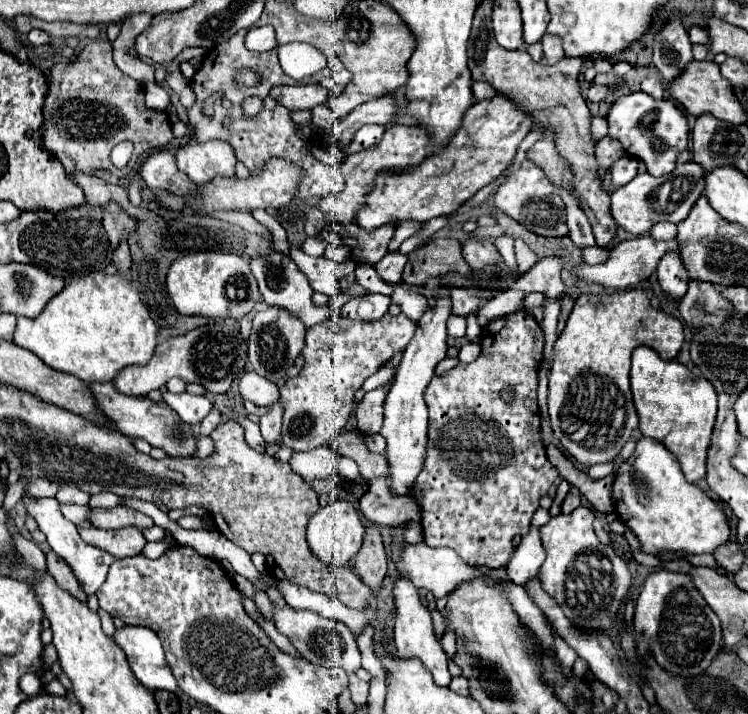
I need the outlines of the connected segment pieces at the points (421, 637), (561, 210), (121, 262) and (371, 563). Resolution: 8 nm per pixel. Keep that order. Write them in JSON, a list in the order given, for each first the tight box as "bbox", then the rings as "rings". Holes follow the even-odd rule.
[{"bbox":[393,574,451,686],"rings":[[[399,574],[399,580],[395,582],[393,588],[395,594],[395,608],[397,608],[397,622],[395,622],[395,646],[397,646],[397,656],[401,660],[405,658],[419,658],[421,664],[433,674],[435,684],[439,686],[449,686],[451,674],[447,670],[447,654],[443,652],[441,644],[433,636],[433,624],[431,624],[431,614],[425,608],[425,604],[419,600],[419,594],[411,582]]]},{"bbox":[493,159,569,236],"rings":[[[526,159],[519,172],[515,172],[508,177],[507,182],[493,195],[493,204],[497,210],[505,212],[519,224],[523,224],[527,230],[541,234],[541,236],[565,236],[569,234],[567,224],[565,224],[565,204],[555,192],[553,184],[547,180],[547,176],[531,162]],[[525,212],[525,216],[523,216]]]},{"bbox":[113,242,131,272],"rings":[[[119,242],[117,250],[113,252],[113,262],[119,266],[119,272],[127,272],[131,266],[131,256],[129,256],[129,246],[127,242]]]},{"bbox":[355,526,387,590],"rings":[[[375,526],[365,530],[365,538],[361,544],[361,550],[355,556],[355,572],[361,576],[361,580],[371,588],[379,590],[381,580],[387,572],[387,554],[385,544],[381,540],[381,534]]]}]

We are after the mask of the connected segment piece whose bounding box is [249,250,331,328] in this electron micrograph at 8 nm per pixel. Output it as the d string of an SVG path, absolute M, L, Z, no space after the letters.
M271 250L267 256L261 256L261 254L251 256L251 258L249 258L249 266L251 266L253 276L255 276L257 282L259 282L259 292L261 292L261 296L263 296L263 300L265 300L267 304L271 304L271 306L281 306L281 308L293 312L295 316L299 316L299 318L305 322L307 328L311 328L313 324L319 324L319 322L323 322L325 318L331 316L331 310L329 310L327 306L323 306L323 308L319 308L319 310L313 310L313 300L311 300L313 288L311 288L309 280L307 280L307 276L305 276L305 274L299 270L299 266L291 260L291 256L281 254L281 252L277 252L277 250Z

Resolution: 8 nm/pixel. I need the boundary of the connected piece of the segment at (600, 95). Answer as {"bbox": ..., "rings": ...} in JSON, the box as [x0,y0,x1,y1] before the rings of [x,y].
{"bbox":[587,84,613,102],"rings":[[[591,84],[591,88],[587,90],[587,100],[589,100],[589,102],[603,102],[603,100],[611,94],[611,90],[613,90],[613,88],[607,86],[607,84],[605,84],[605,86],[601,86],[601,84],[599,84],[599,86],[597,86],[597,84]]]}

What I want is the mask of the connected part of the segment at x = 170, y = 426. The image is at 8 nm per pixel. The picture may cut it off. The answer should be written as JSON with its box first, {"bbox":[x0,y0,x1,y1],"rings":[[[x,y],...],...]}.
{"bbox":[89,382,195,456],"rings":[[[103,382],[103,384],[89,384],[91,394],[97,402],[97,408],[107,416],[113,418],[113,422],[117,424],[117,428],[127,434],[127,436],[135,436],[135,438],[145,438],[151,446],[163,448],[169,456],[193,456],[195,454],[195,428],[189,424],[183,424],[179,420],[179,416],[161,400],[161,402],[151,402],[149,398],[131,398],[125,394],[119,394],[111,382]]]}

